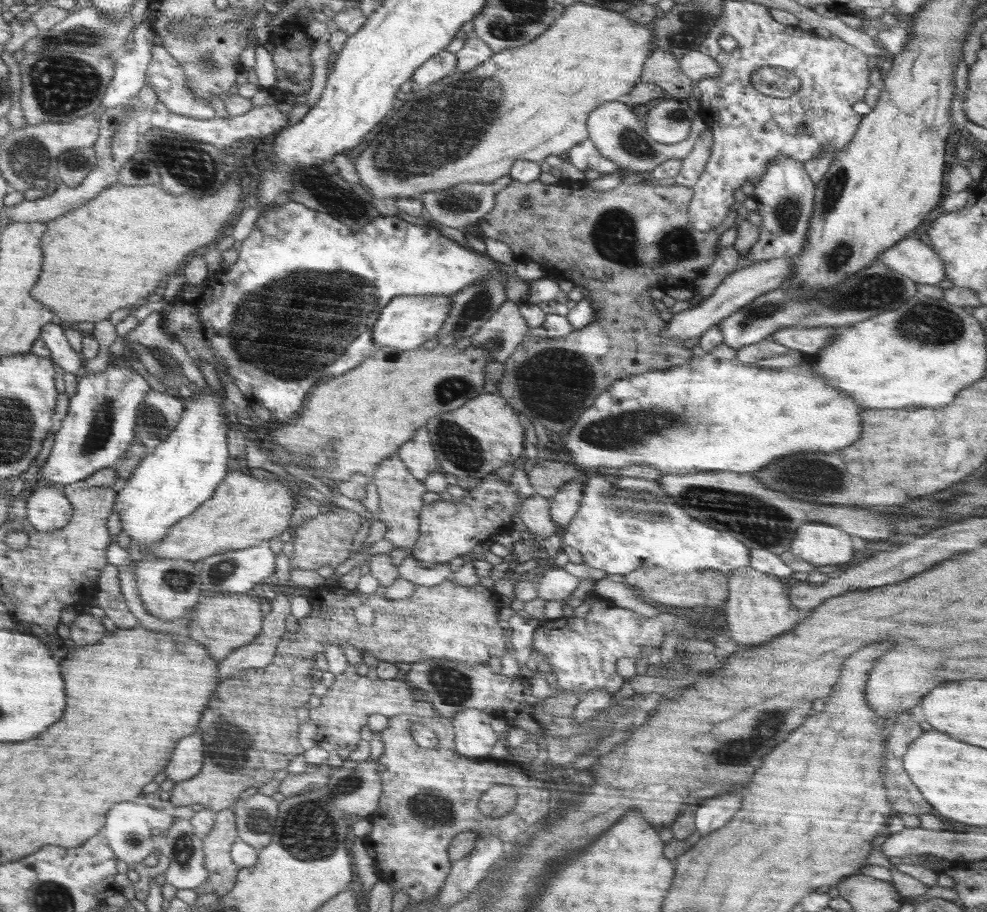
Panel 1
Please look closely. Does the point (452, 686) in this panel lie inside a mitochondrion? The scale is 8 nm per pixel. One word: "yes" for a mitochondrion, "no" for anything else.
yes

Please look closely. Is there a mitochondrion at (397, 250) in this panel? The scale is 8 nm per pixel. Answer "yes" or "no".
no

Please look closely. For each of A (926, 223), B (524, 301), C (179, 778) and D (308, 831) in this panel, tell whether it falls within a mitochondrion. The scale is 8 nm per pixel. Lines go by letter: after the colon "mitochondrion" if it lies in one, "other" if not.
A: other
B: other
C: other
D: mitochondrion

